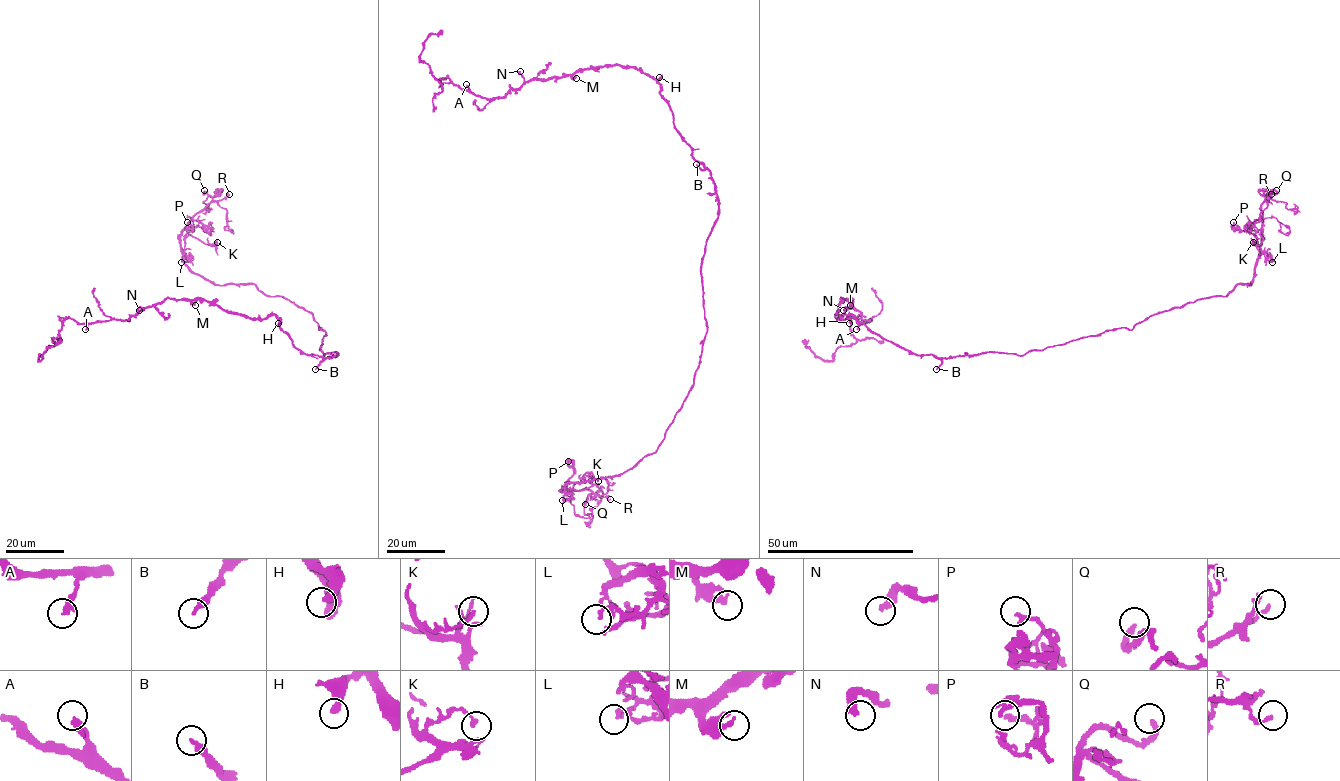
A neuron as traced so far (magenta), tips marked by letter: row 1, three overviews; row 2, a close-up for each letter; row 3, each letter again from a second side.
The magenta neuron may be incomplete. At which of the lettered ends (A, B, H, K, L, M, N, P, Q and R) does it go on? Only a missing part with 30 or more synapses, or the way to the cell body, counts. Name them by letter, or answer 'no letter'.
A, Q

